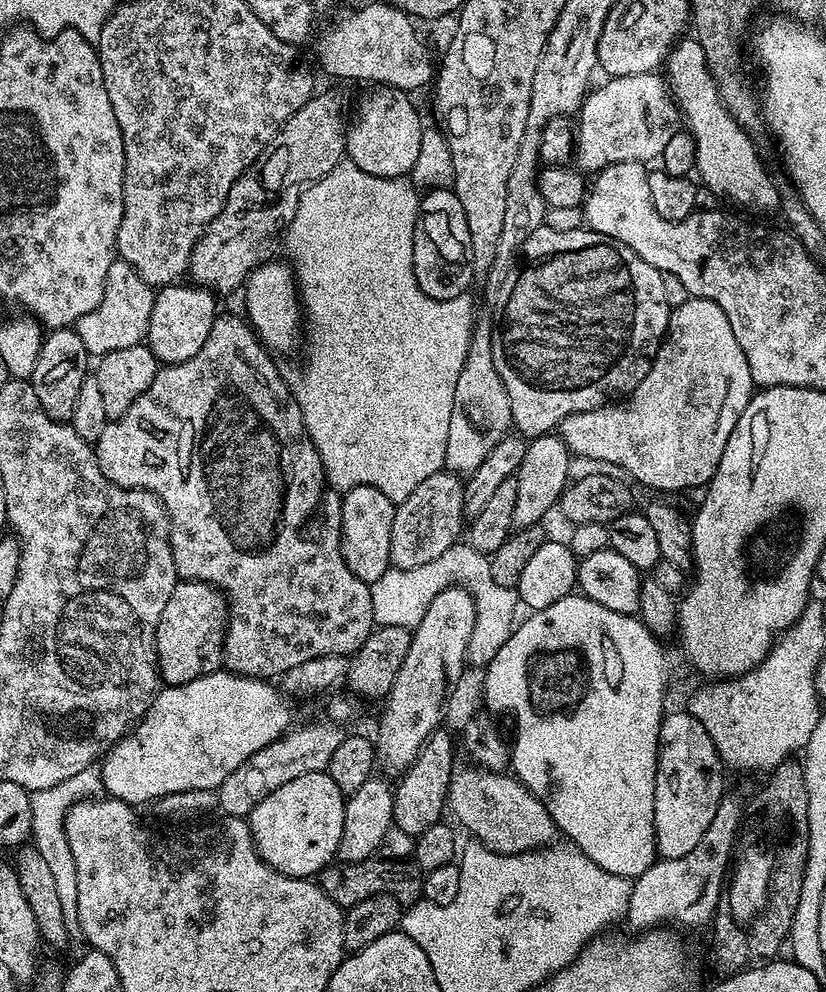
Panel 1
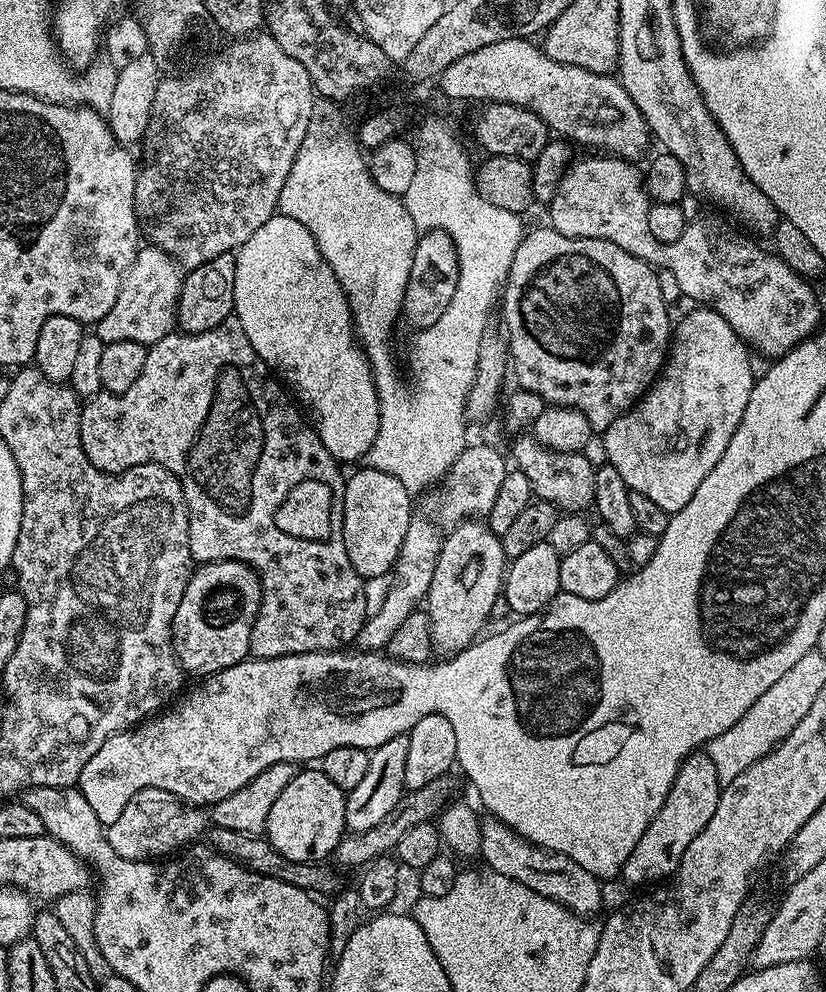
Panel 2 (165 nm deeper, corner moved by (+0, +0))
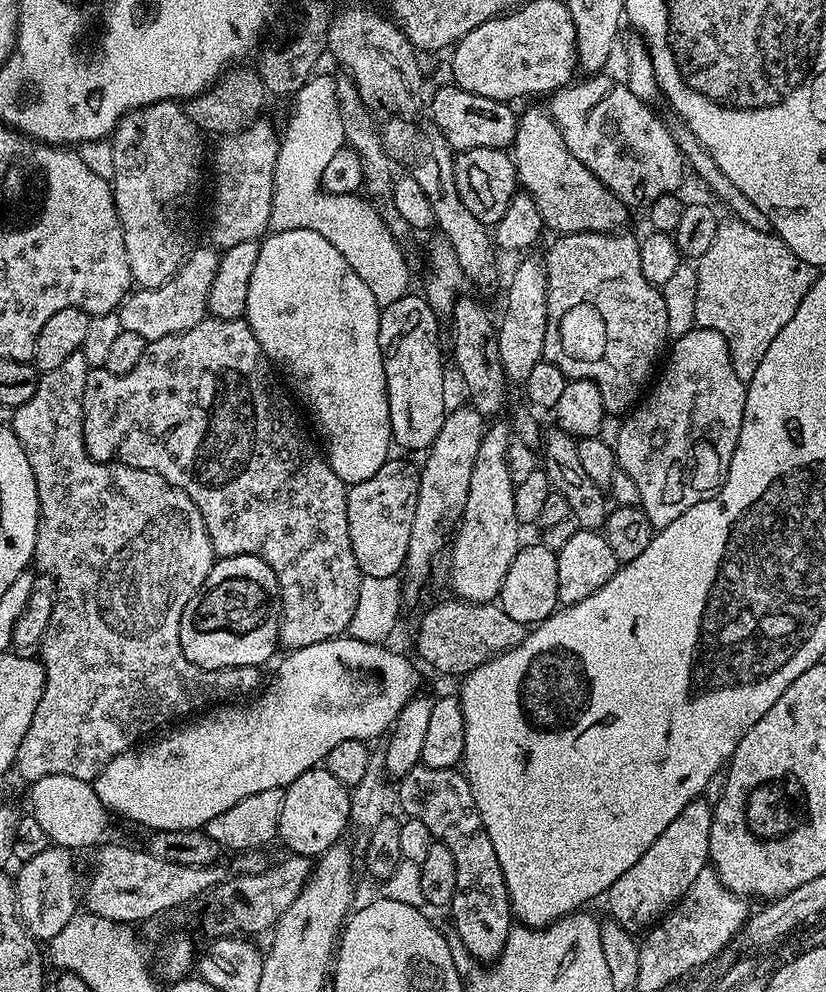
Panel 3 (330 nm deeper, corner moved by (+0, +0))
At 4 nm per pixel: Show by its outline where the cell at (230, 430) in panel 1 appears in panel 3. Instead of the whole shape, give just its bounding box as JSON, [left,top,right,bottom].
[84,318,361,650]

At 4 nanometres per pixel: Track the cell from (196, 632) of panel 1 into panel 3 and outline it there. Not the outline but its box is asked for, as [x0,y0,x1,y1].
[180,556,280,668]

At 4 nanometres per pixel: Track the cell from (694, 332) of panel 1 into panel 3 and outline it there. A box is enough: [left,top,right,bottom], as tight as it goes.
[614,326,748,530]

